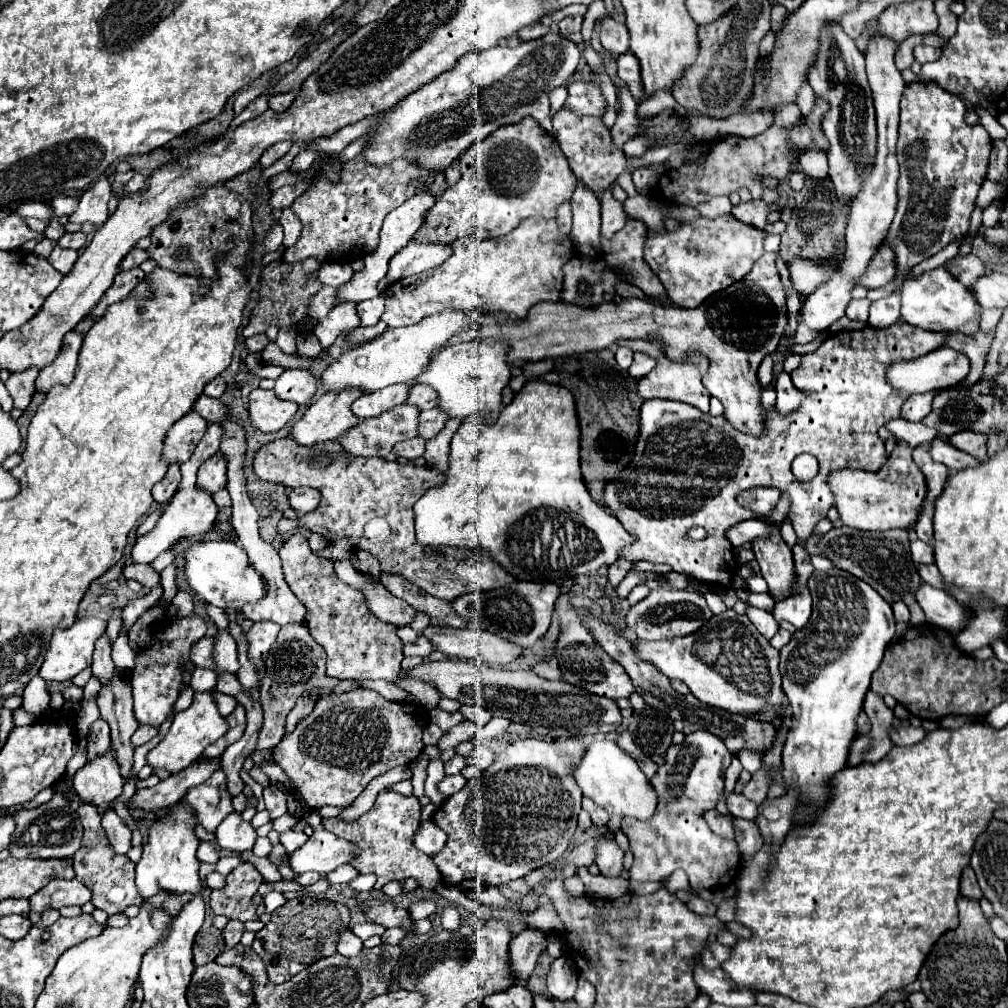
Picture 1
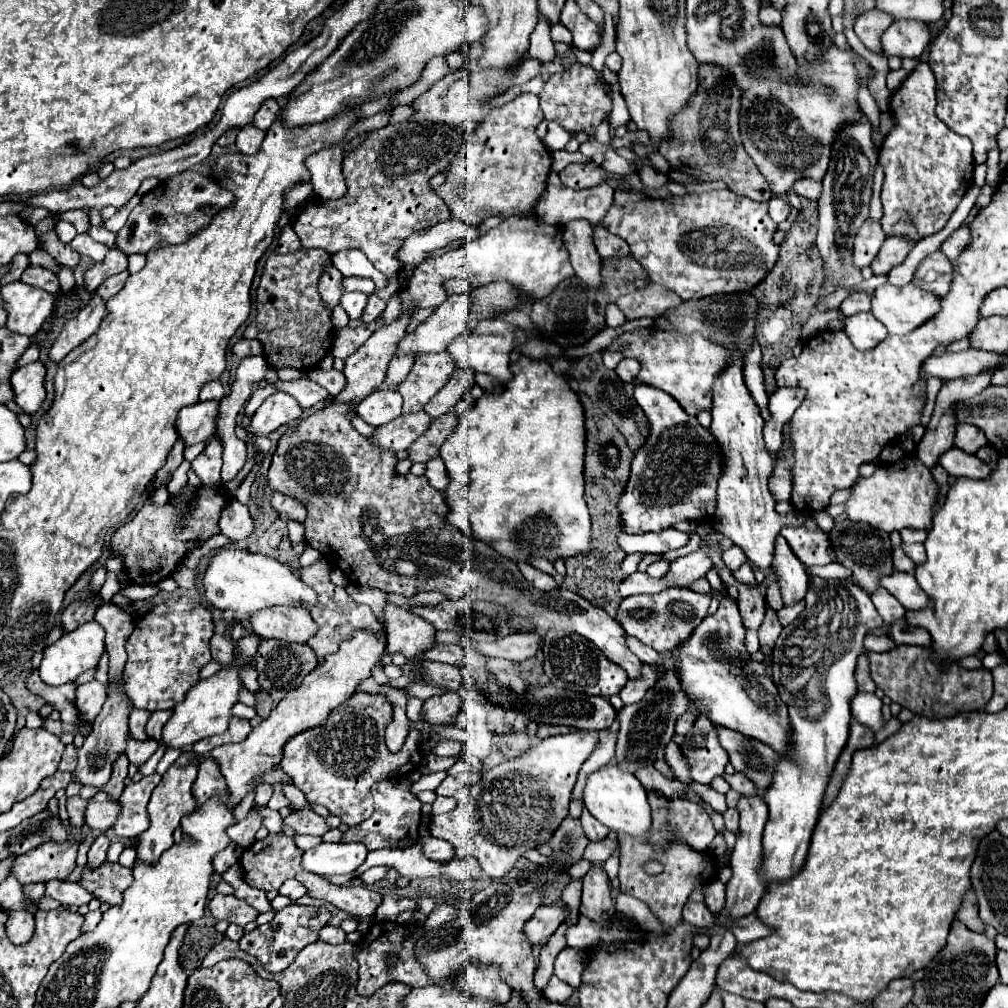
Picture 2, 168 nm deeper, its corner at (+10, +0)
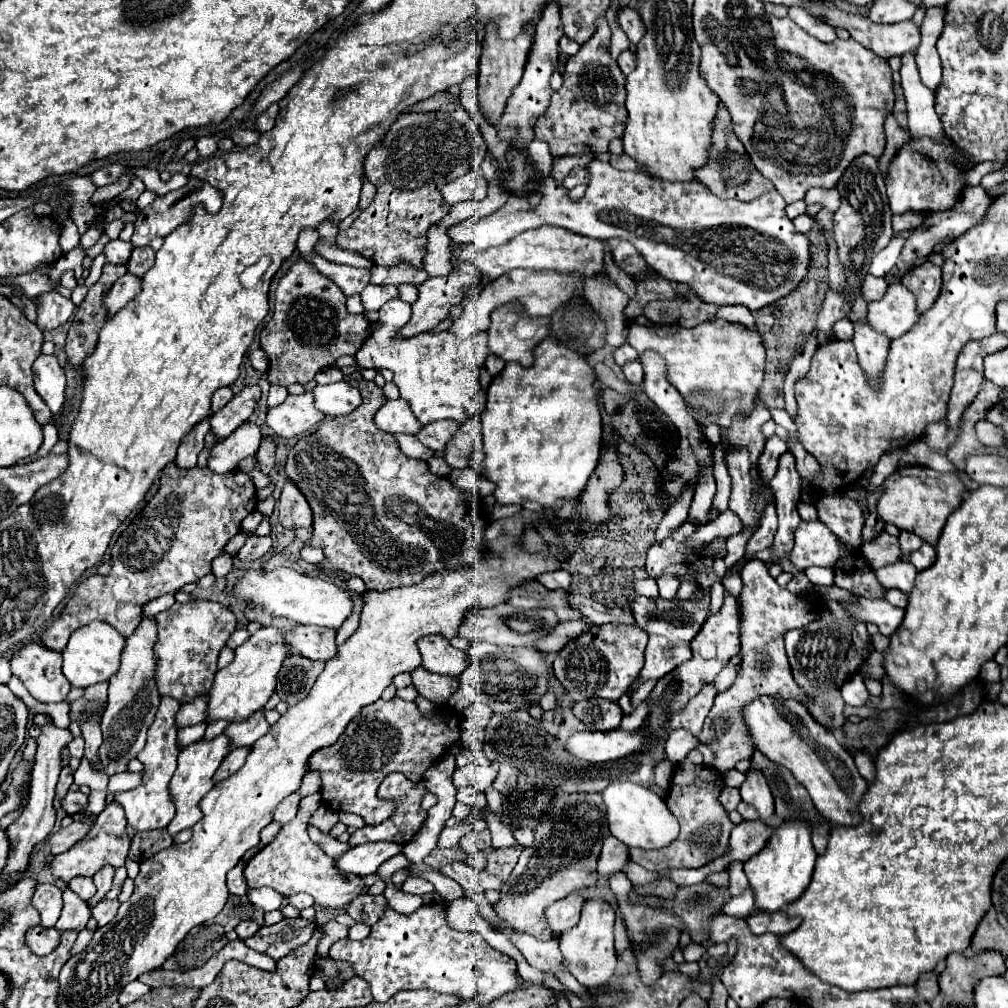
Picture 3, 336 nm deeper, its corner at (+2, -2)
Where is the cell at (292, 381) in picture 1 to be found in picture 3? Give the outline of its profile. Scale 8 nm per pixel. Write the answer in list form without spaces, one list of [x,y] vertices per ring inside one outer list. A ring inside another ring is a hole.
[[[345,380],[327,386],[315,386],[313,394],[317,408],[321,408],[321,412],[327,412],[327,416],[331,418],[351,414],[361,404],[359,390]]]

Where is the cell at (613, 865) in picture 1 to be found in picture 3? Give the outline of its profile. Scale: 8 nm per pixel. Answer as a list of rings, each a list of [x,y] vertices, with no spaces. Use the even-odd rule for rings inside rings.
[[[591,898],[583,904],[579,924],[559,934],[559,950],[563,954],[563,964],[585,988],[597,988],[601,984],[607,984],[615,972],[617,958],[613,948],[613,924],[615,910],[607,902]]]

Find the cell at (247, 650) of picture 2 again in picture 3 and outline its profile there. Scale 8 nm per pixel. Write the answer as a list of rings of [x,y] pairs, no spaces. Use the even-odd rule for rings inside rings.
[[[267,626],[267,628],[257,630],[245,644],[241,644],[235,650],[235,660],[229,666],[221,668],[215,676],[215,684],[211,688],[209,710],[207,710],[209,712],[207,722],[219,720],[219,718],[225,718],[229,722],[239,722],[267,704],[267,700],[275,692],[277,674],[283,666],[283,660],[293,654],[283,636],[285,636],[285,630]]]

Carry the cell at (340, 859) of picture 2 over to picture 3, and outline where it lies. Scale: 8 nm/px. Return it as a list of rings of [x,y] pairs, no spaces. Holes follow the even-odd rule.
[[[369,842],[369,844],[361,844],[351,848],[349,852],[345,852],[339,860],[337,860],[337,868],[341,872],[349,872],[349,874],[357,874],[357,876],[369,876],[375,874],[377,868],[389,860],[391,856],[399,854],[403,850],[401,844],[395,842]]]

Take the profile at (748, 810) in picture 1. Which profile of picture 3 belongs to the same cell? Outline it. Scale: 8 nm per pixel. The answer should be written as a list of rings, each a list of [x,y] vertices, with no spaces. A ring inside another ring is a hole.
[[[761,820],[737,824],[731,832],[731,852],[727,856],[731,856],[731,860],[747,862],[765,846],[773,830],[775,830],[773,826],[763,824]]]

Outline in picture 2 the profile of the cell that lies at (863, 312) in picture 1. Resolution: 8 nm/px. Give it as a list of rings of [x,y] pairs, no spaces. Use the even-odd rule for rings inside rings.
[[[857,292],[853,296],[849,296],[847,300],[841,302],[839,310],[845,314],[845,316],[853,316],[857,312],[863,312],[863,310],[869,310],[871,308],[871,298],[867,296],[867,292]]]

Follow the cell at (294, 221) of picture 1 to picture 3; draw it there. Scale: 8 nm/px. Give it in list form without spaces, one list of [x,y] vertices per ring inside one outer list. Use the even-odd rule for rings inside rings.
[[[313,252],[313,264],[327,276],[331,278],[345,296],[351,294],[361,294],[361,290],[369,284],[371,272],[365,268],[355,268],[355,266],[341,266],[341,264],[331,264],[327,260],[323,260],[321,256],[317,256]]]

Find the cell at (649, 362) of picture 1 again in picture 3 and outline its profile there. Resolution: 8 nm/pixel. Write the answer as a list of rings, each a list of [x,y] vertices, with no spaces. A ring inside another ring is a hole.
[[[639,360],[621,366],[621,370],[623,370],[627,382],[633,382],[633,384],[641,384],[643,382],[643,366],[641,366]]]

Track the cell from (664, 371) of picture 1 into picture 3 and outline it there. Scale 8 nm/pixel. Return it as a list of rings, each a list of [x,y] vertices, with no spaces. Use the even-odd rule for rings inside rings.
[[[639,318],[629,322],[627,342],[641,354],[655,350],[667,360],[667,378],[681,392],[689,414],[697,424],[717,424],[729,428],[737,414],[747,414],[755,408],[759,388],[765,374],[765,346],[757,330],[749,330],[739,322],[713,318],[695,328],[675,324],[643,326]]]

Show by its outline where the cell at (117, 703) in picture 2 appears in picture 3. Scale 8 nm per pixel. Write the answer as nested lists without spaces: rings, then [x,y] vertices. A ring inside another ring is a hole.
[[[143,616],[137,630],[127,638],[125,650],[121,654],[121,668],[113,680],[109,680],[109,706],[103,714],[103,746],[101,746],[101,764],[105,764],[105,774],[113,776],[127,768],[127,762],[141,752],[147,740],[147,728],[155,720],[161,694],[155,682],[157,654],[153,646],[157,644],[157,622],[155,618]]]

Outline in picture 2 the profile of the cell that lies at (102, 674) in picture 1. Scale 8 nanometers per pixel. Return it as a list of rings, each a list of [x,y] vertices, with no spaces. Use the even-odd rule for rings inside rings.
[[[93,680],[93,682],[85,682],[77,688],[75,702],[77,702],[77,708],[81,710],[81,716],[87,722],[93,722],[105,702],[105,698],[107,698],[107,686]]]

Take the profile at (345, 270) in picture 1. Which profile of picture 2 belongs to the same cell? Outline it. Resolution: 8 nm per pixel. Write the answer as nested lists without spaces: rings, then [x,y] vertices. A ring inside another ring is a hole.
[[[343,278],[343,290],[345,292],[363,292],[363,294],[373,294],[375,284],[369,278]]]

